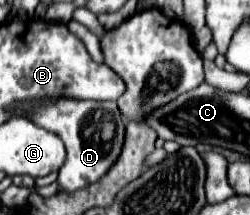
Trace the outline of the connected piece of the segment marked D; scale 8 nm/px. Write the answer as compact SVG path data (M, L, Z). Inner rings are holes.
M59 100L57 104L41 104L31 118L35 124L53 130L67 148L67 160L59 170L59 192L73 194L95 184L119 160L125 142L125 124L115 102L95 100Z

